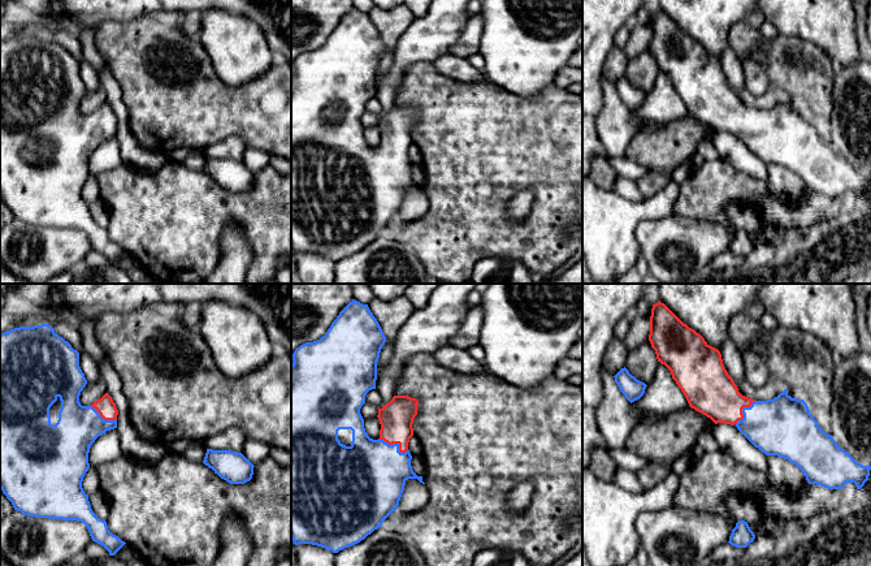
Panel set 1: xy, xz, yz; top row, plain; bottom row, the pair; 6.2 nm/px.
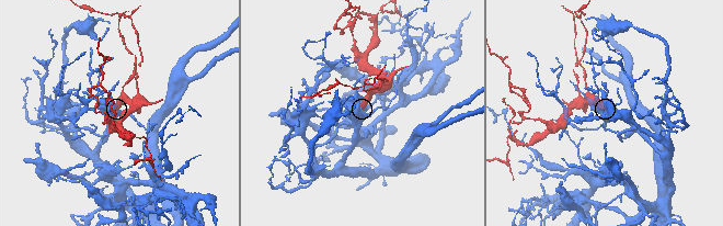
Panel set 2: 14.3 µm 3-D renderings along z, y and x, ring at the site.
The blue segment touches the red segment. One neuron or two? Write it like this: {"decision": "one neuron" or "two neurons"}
{"decision": "one neuron"}

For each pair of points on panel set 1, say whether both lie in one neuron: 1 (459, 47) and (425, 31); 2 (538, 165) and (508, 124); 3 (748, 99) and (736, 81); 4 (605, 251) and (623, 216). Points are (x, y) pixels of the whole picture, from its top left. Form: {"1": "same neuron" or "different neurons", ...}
{"1": "different neurons", "2": "same neuron", "3": "different neurons", "4": "same neuron"}

